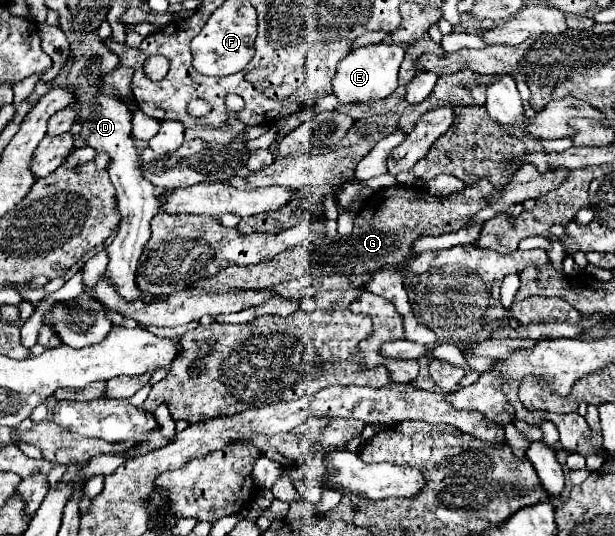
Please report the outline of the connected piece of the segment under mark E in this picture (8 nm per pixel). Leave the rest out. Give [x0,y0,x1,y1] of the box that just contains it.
[332,43,404,103]

